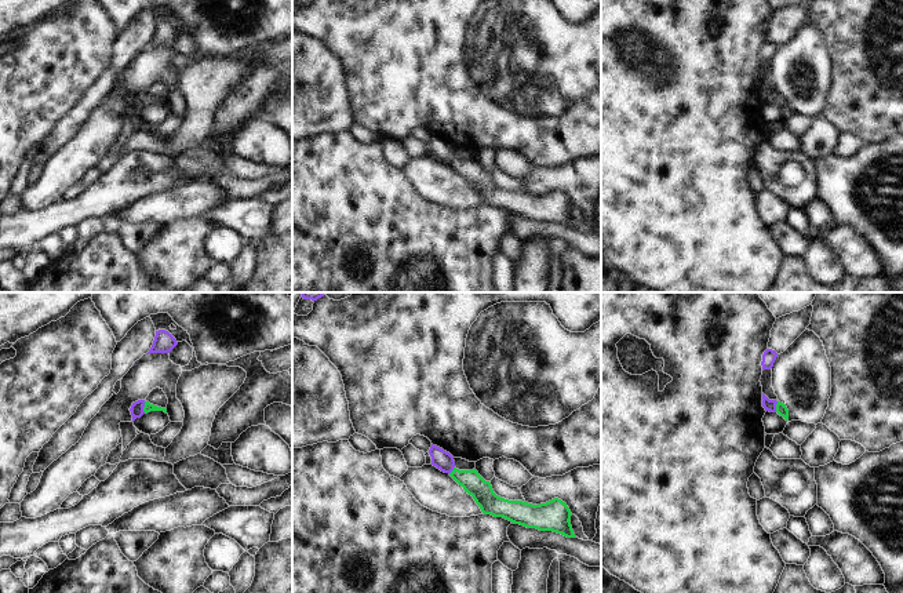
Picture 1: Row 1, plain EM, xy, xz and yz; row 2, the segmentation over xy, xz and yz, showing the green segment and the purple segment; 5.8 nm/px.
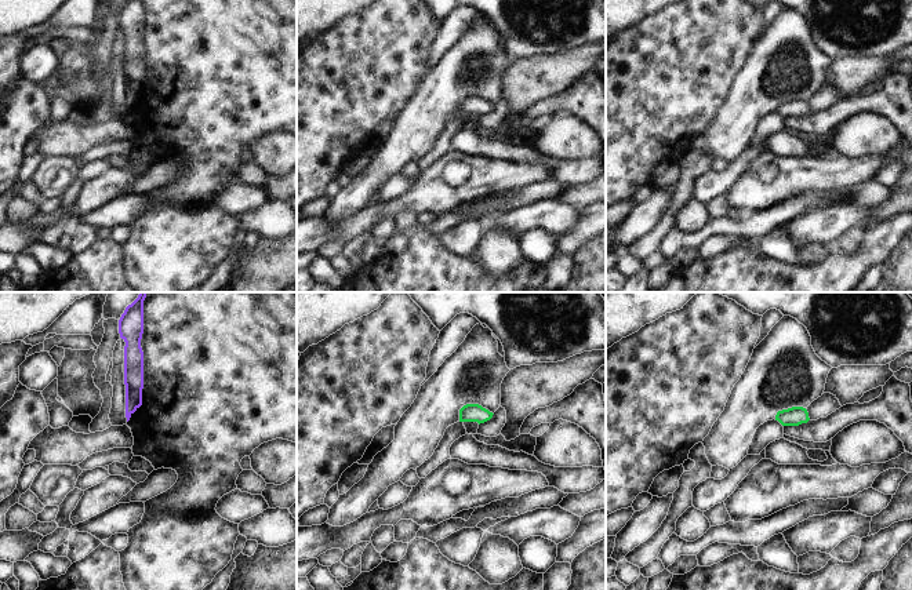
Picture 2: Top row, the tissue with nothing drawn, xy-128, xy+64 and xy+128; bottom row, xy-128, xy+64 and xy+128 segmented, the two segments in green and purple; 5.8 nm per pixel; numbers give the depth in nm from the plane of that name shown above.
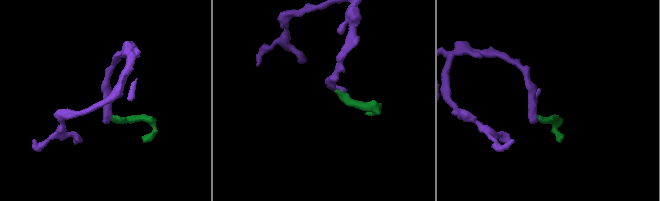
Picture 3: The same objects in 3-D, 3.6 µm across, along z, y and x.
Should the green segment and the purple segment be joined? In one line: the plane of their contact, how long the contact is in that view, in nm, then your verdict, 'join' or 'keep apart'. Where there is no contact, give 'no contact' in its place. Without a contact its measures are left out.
xy | 70 nm | join

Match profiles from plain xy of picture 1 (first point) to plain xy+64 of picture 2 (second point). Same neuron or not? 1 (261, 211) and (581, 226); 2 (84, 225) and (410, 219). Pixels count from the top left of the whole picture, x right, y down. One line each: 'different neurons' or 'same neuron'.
1: different neurons
2: same neuron

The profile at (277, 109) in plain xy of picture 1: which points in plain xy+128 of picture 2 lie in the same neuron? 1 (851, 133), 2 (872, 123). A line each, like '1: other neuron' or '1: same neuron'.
1: other neuron
2: other neuron

